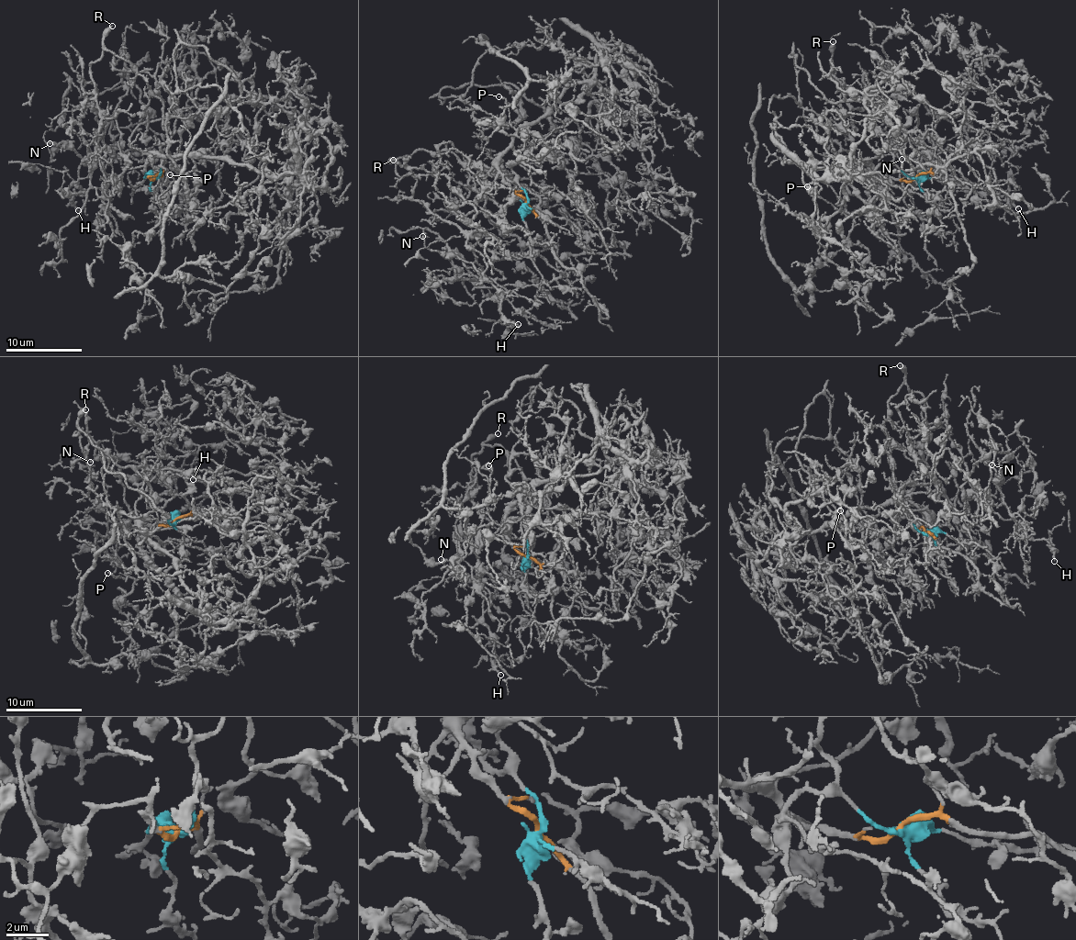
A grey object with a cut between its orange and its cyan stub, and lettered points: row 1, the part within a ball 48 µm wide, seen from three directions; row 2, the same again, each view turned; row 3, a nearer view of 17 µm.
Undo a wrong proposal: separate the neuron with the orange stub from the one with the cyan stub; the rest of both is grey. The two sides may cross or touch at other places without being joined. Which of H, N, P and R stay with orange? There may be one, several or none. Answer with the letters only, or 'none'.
none

